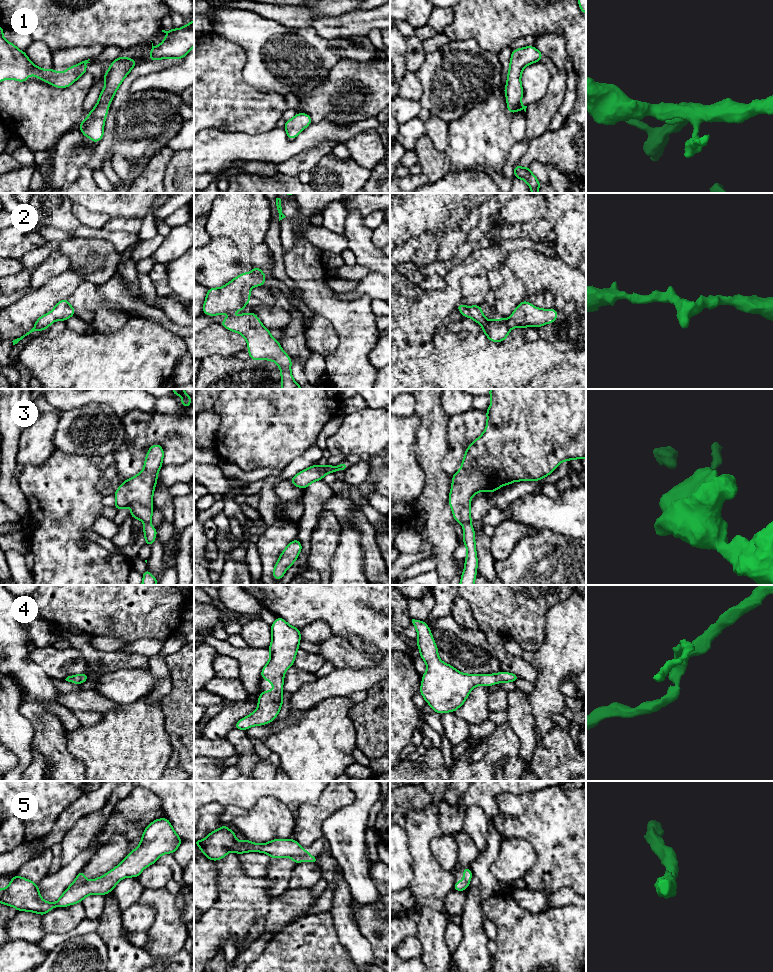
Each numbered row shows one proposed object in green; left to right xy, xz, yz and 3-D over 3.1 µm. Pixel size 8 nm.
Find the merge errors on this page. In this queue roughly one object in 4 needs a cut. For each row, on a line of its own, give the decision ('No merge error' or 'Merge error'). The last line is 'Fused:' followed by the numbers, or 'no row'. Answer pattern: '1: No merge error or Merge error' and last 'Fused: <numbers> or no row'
1: No merge error
2: No merge error
3: Merge error
4: No merge error
5: No merge error
Fused: 3

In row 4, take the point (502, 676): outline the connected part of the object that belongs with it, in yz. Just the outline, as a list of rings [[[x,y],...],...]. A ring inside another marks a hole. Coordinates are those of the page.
[[[412,619],[412,623],[418,634],[416,642],[420,657],[427,665],[419,692],[432,707],[433,712],[455,712],[466,701],[471,690],[478,685],[490,687],[496,683],[514,682],[520,678],[516,674],[504,671],[497,674],[459,672],[438,657],[438,648],[427,623],[415,619]]]

